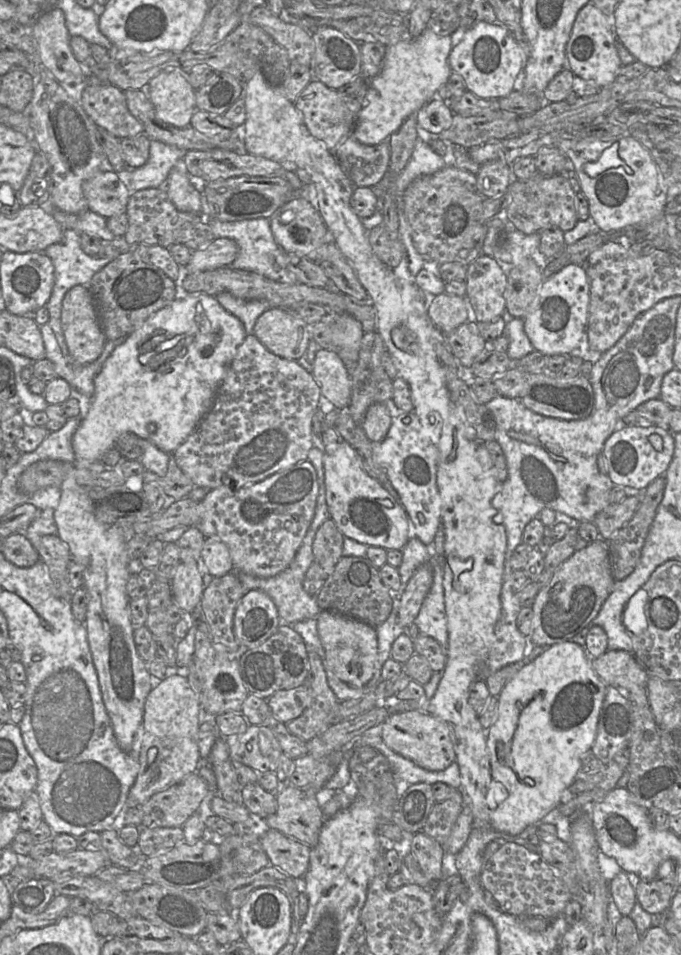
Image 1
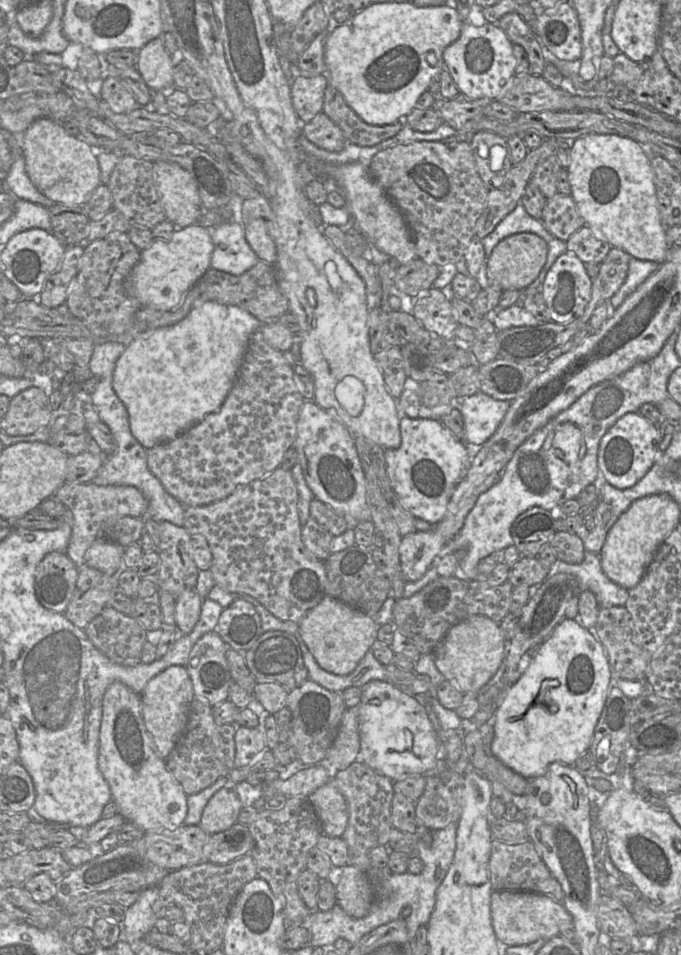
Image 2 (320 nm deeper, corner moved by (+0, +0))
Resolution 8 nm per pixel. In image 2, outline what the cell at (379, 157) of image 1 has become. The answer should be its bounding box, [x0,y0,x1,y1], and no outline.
[303,111,348,152]

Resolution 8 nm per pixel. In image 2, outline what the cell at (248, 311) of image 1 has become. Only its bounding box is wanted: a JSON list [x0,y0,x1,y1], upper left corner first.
[210,221,259,275]

